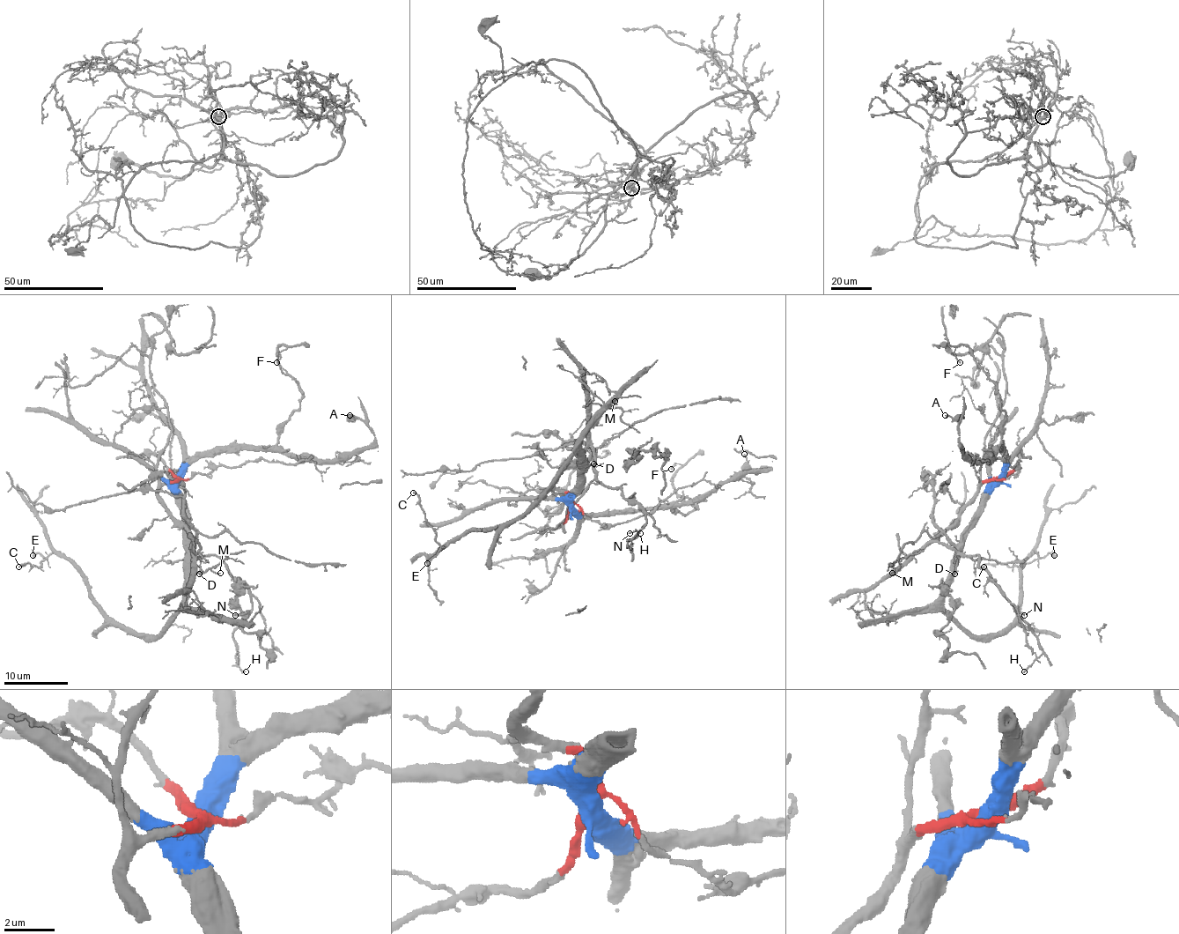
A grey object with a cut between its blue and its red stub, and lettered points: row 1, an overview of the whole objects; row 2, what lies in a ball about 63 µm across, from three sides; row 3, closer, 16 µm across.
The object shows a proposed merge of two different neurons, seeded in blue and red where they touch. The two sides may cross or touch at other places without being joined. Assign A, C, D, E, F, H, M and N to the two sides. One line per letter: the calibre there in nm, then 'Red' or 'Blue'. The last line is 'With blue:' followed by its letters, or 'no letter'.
A: Thickness 190 nm. Blue
C: Thickness 200 nm. Blue
D: Thickness 110 nm. Red
E: Thickness 360 nm. Blue
F: Thickness 110 nm. Blue
H: Thickness 160 nm. Red
M: Thickness 90 nm. Red
N: Thickness 130 nm. Red
With blue: A, C, E, F

